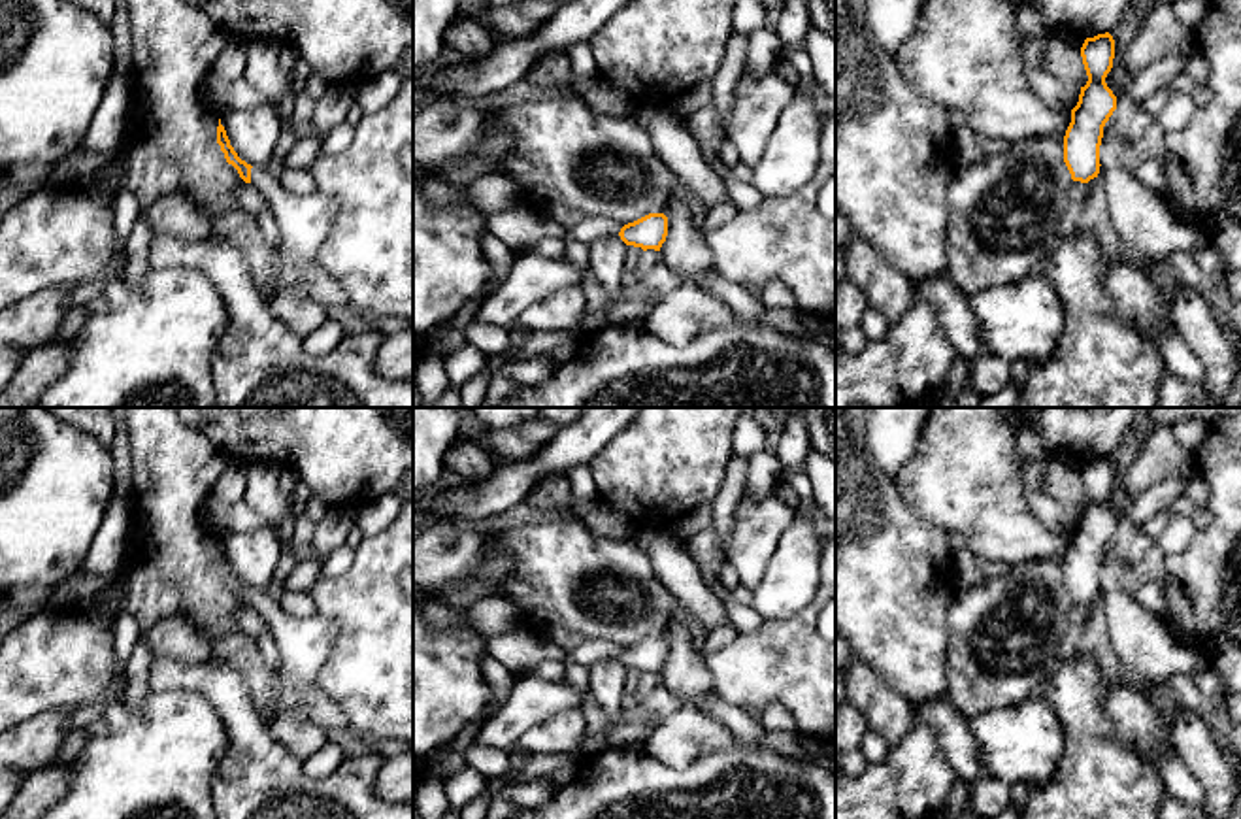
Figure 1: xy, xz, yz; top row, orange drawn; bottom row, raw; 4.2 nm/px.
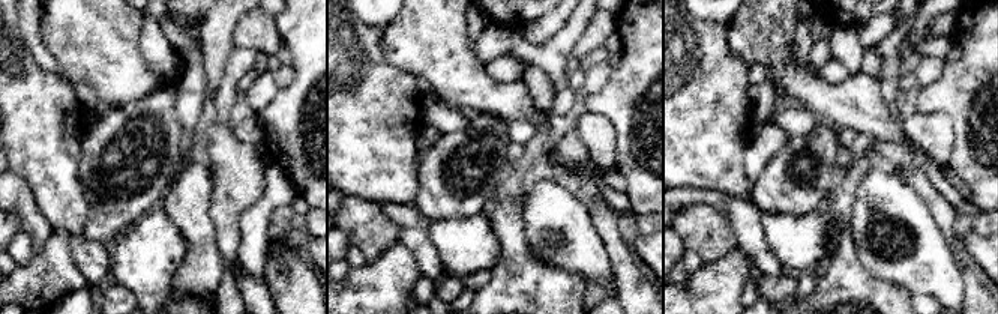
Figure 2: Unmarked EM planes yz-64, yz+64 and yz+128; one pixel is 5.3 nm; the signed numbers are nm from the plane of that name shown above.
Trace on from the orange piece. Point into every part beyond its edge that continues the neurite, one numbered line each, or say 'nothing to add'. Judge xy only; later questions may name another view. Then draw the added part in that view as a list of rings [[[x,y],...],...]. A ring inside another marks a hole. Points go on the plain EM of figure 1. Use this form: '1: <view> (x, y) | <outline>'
1: xy (304, 644) | [[[266,589],[251,591],[249,608],[268,625],[279,649],[279,668],[258,711],[272,721],[283,717],[298,723],[311,721],[306,700],[330,655],[338,627],[319,613],[306,619],[289,615]]]

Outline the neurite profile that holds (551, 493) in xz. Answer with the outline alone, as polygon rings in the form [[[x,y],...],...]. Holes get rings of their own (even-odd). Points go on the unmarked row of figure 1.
[[[549,474],[528,493],[526,504],[545,511],[570,511],[570,479],[566,474]]]

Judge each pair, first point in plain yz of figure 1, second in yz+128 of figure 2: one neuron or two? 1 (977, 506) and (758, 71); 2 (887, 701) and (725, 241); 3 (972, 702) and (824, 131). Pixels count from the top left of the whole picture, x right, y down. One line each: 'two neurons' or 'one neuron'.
1: two neurons
2: one neuron
3: one neuron

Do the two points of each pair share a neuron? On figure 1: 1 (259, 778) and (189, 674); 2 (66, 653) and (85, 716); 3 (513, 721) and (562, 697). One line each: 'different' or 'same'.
1: same
2: different
3: same

